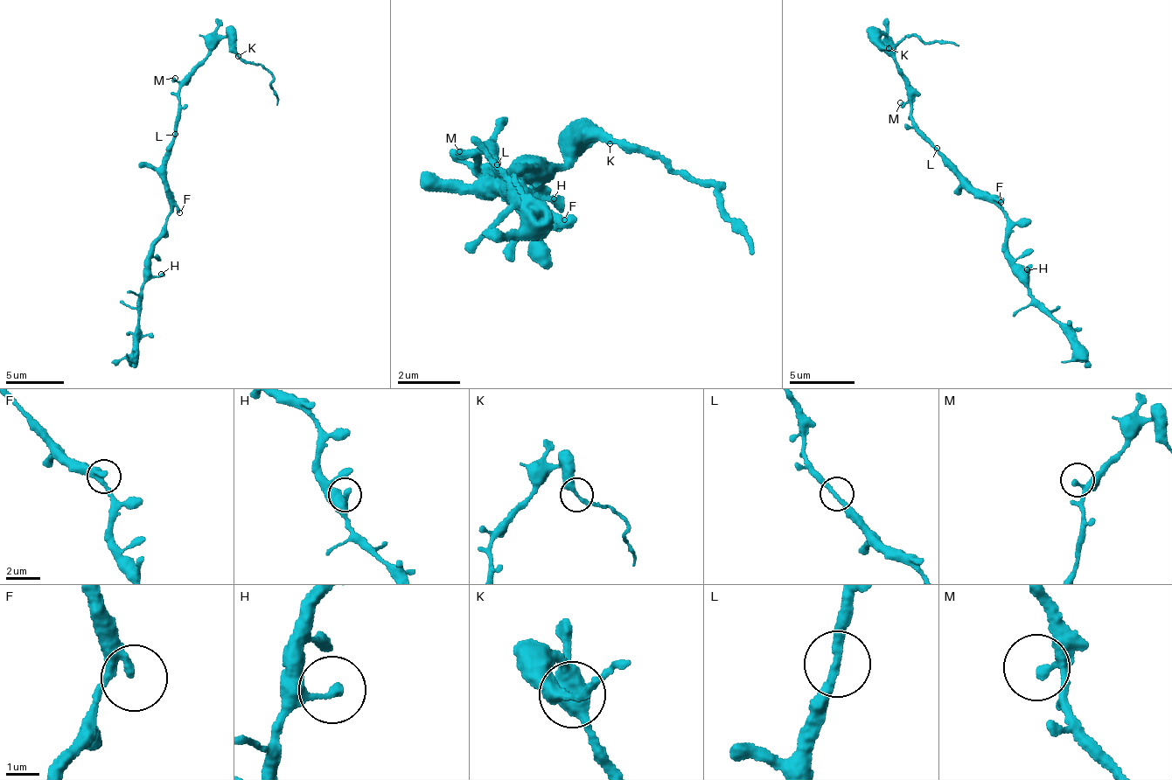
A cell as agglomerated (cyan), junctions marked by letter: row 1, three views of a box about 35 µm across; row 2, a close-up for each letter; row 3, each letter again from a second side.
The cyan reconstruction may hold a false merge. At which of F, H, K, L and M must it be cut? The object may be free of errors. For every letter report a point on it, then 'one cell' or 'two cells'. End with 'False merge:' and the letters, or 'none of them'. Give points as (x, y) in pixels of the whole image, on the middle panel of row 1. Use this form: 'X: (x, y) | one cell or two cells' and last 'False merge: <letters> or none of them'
F: (564, 219) | one cell
H: (554, 198) | one cell
K: (610, 143) | two cells
L: (497, 164) | one cell
M: (459, 151) | one cell
False merge: K

